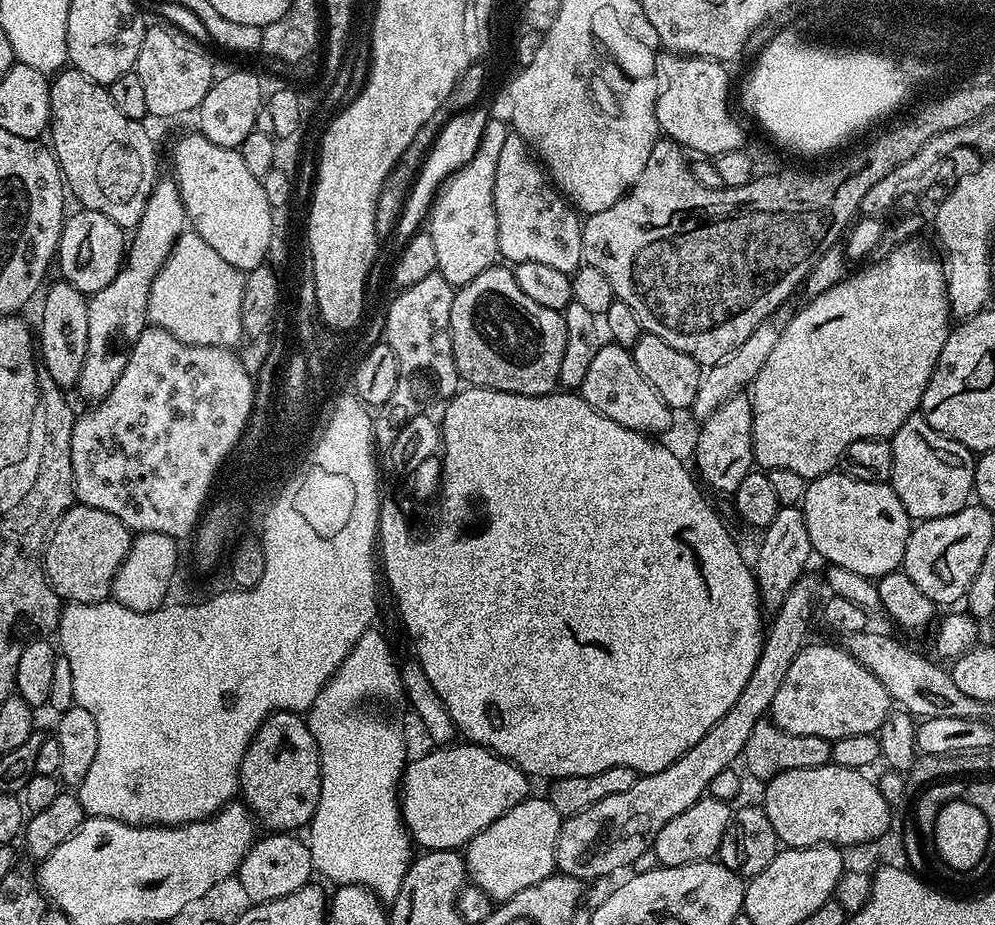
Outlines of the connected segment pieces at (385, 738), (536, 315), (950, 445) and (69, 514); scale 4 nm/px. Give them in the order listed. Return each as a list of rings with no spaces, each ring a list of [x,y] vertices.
[[[366,631],[362,638],[358,638],[342,666],[338,666],[336,673],[325,682],[306,713],[308,729],[314,734],[314,742],[320,751],[320,797],[307,829],[306,843],[313,869],[333,880],[333,885],[362,884],[372,889],[382,902],[390,902],[402,886],[402,878],[414,856],[411,852],[414,844],[400,815],[398,795],[398,785],[406,767],[404,740],[390,721],[380,717],[380,708],[376,705],[401,699],[400,664],[392,657],[387,638],[376,631]]]
[[[493,266],[482,270],[482,274],[478,274],[478,278],[474,278],[469,284],[459,285],[455,289],[456,297],[450,310],[450,334],[452,335],[452,349],[454,350],[456,369],[461,381],[468,386],[489,388],[499,392],[522,394],[523,396],[546,396],[550,392],[557,391],[560,383],[558,369],[562,367],[562,354],[566,351],[566,322],[561,313],[554,310],[546,310],[546,306],[538,306],[538,302],[533,302],[526,294],[522,294],[522,289],[518,287],[518,282],[516,281],[515,271],[511,267],[500,267]]]
[[[920,414],[902,422],[890,439],[894,450],[894,470],[890,483],[913,521],[946,518],[968,507],[974,496],[972,483],[977,461],[969,448],[934,430],[934,426],[926,423]]]
[[[79,502],[60,515],[44,542],[44,577],[69,604],[93,604],[109,599],[112,579],[132,545],[133,533],[114,514]]]

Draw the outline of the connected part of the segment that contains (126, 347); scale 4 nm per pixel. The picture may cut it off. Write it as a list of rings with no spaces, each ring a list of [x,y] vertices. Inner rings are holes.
[[[157,179],[152,187],[146,210],[136,224],[134,235],[126,244],[126,266],[108,286],[88,296],[86,310],[86,362],[82,366],[78,391],[95,402],[108,396],[122,370],[126,370],[128,356],[136,345],[136,339],[149,323],[148,298],[154,286],[154,278],[162,270],[166,258],[176,245],[176,239],[186,231],[188,216],[184,213],[182,194],[175,179]]]

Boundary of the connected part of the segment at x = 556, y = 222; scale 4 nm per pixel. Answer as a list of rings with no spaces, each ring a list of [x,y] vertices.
[[[510,134],[498,154],[498,170],[494,170],[494,210],[498,222],[499,255],[504,256],[513,265],[530,262],[543,262],[545,266],[554,266],[554,270],[574,273],[580,269],[582,254],[581,217],[559,191],[546,179],[543,167],[534,159],[534,153],[520,136]]]

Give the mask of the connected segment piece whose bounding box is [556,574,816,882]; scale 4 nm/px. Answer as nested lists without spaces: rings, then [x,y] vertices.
[[[811,574],[800,577],[786,594],[786,602],[771,617],[764,633],[764,645],[754,674],[746,681],[738,702],[726,710],[724,718],[714,725],[707,734],[682,758],[678,758],[666,770],[653,776],[641,775],[626,794],[610,794],[602,802],[594,802],[586,810],[567,817],[561,823],[556,847],[556,867],[563,875],[572,876],[581,882],[608,876],[619,868],[635,865],[636,859],[649,851],[658,838],[658,830],[670,822],[682,810],[690,810],[708,792],[710,782],[714,782],[722,770],[733,767],[743,757],[746,738],[759,720],[769,715],[774,694],[790,670],[790,662],[800,653],[808,636],[808,623],[812,620],[812,607],[816,604],[816,580]]]

